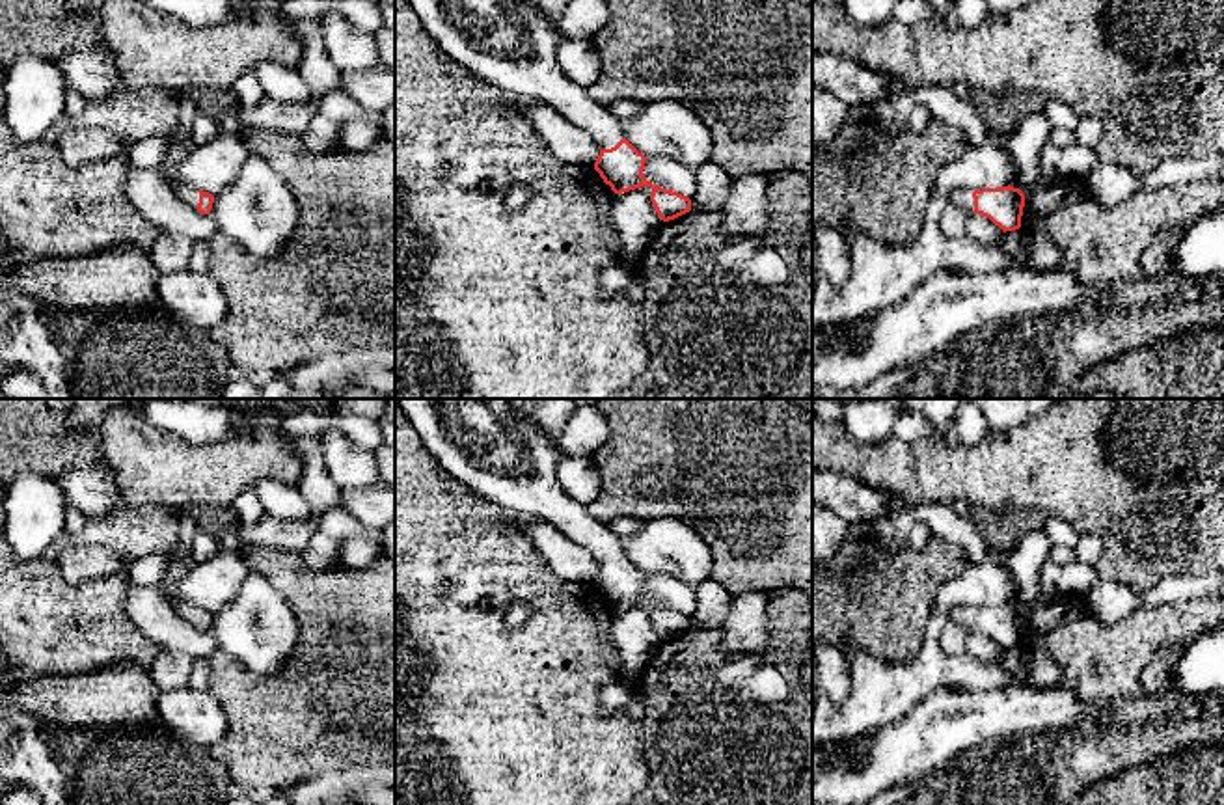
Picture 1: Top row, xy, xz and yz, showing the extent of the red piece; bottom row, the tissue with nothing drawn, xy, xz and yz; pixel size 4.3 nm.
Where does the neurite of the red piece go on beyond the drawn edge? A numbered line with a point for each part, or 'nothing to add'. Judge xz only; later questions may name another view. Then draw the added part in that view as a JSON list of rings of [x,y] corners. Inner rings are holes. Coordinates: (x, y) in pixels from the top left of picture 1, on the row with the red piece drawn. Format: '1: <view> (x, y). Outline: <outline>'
1: xz (509, 43). Outline: [[[408,0],[427,34],[440,48],[469,73],[520,99],[548,104],[576,127],[587,130],[600,149],[615,147],[622,138],[620,119],[570,82],[559,67],[561,28],[525,0]]]

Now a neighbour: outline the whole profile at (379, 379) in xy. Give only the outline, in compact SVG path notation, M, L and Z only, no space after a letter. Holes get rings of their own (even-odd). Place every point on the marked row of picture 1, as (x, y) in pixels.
M369 367L354 375L348 386L363 386L395 399L395 369Z

